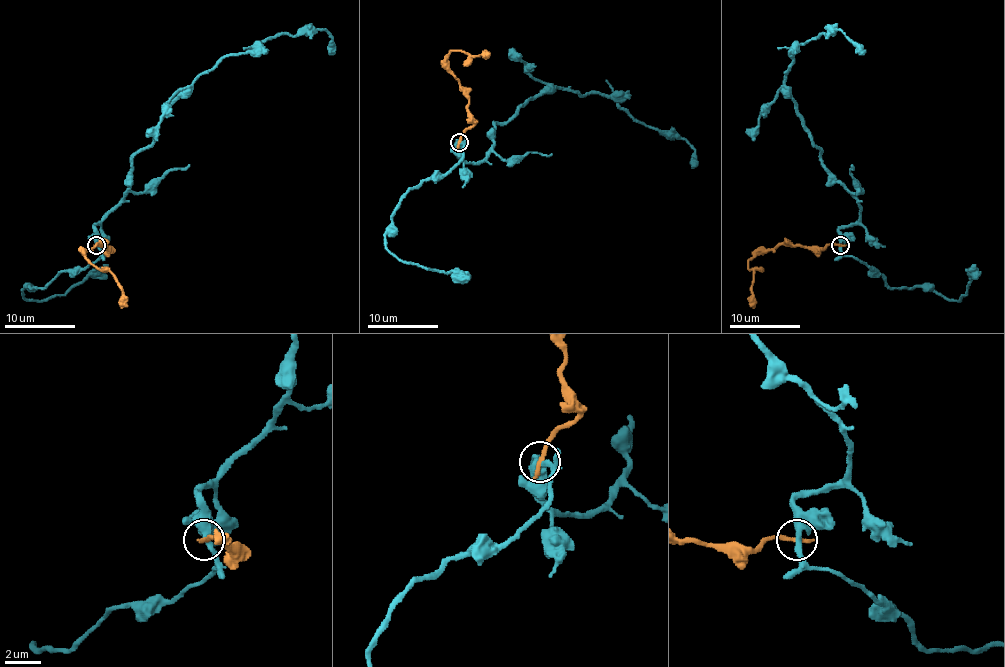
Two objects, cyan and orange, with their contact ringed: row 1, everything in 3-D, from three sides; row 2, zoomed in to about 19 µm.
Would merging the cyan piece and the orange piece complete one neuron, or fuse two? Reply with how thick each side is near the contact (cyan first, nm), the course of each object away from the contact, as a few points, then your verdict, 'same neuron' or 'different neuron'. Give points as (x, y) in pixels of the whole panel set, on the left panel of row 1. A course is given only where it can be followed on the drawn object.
400/320 nm | cyan via (96, 245), (95, 226), (130, 183), (132, 158), (203, 73), (272, 36), (323, 29), (332, 38), (329, 52) | orange via (96, 245), (111, 249), (96, 243), (84, 252), (89, 261), (114, 277), (121, 290), (121, 307) | different neuron

